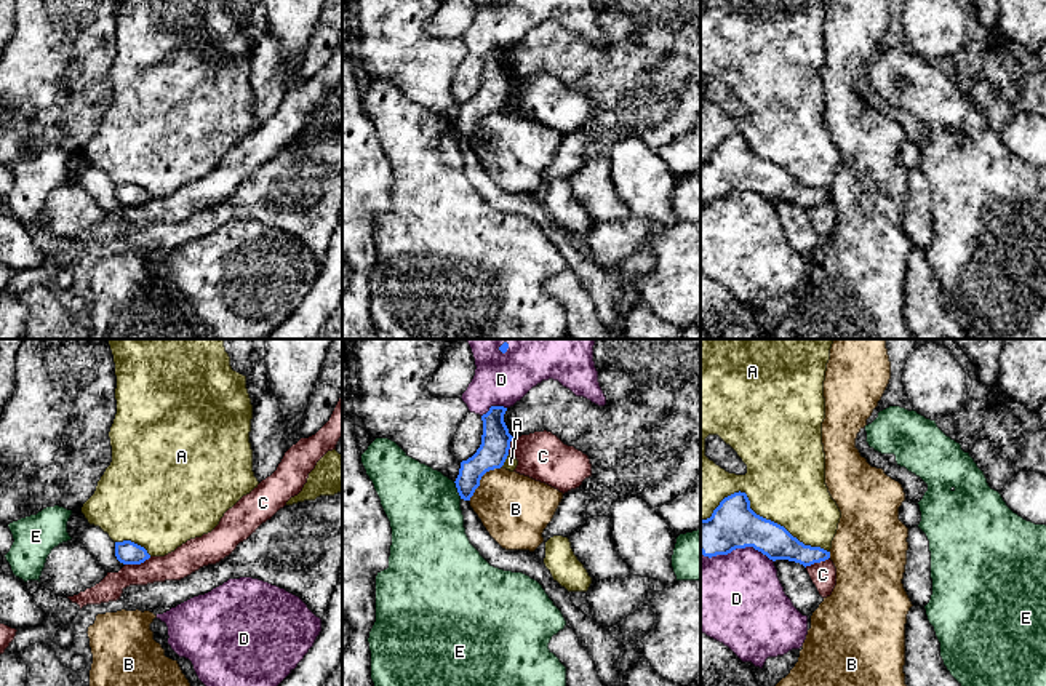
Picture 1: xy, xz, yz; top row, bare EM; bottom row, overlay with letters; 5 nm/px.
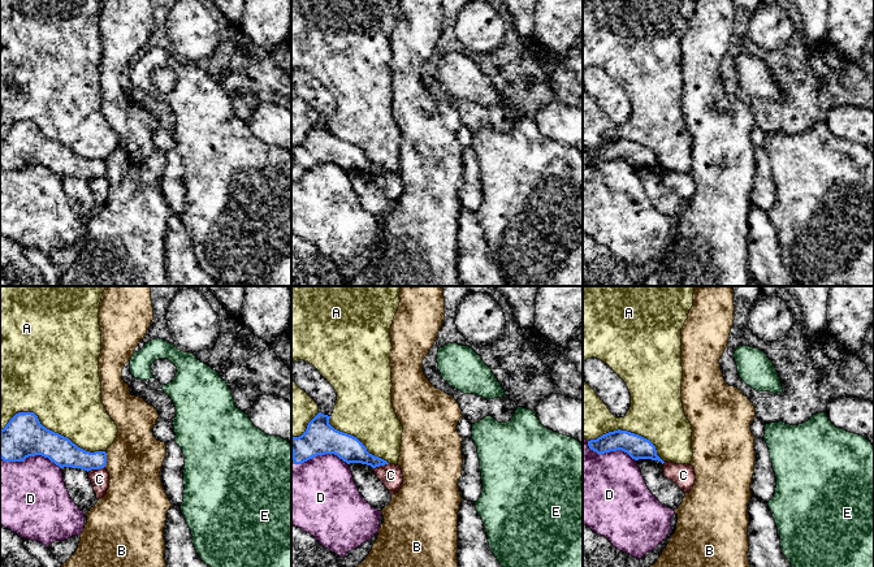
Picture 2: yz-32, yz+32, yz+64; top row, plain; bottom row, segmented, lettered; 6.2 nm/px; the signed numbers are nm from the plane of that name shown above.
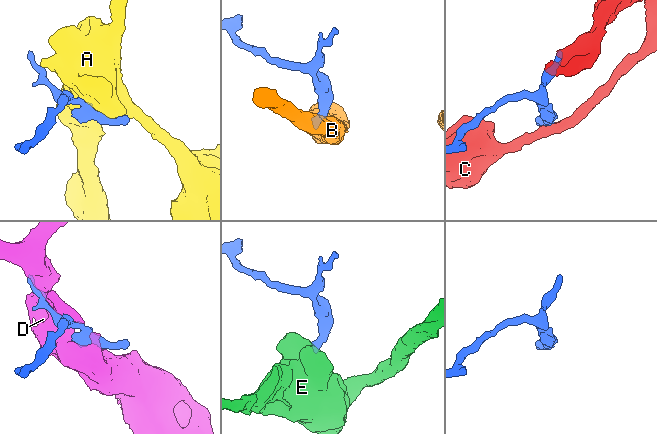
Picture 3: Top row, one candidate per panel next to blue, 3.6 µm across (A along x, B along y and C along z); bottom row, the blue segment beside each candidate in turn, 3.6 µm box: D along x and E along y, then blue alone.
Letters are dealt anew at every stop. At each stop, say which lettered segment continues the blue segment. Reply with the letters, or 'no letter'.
no letter

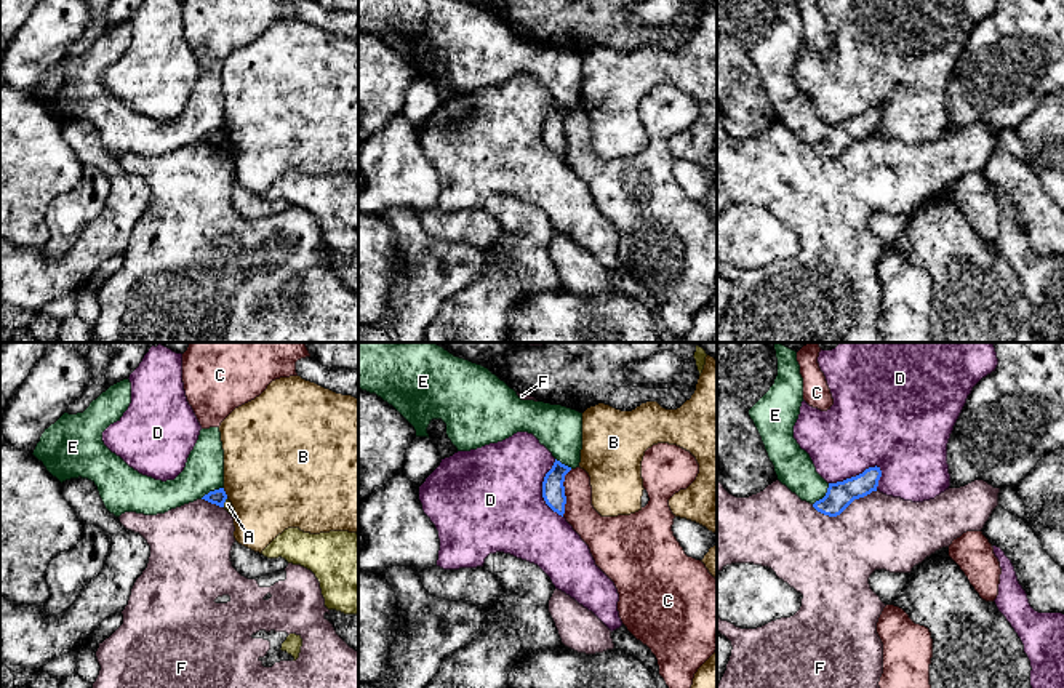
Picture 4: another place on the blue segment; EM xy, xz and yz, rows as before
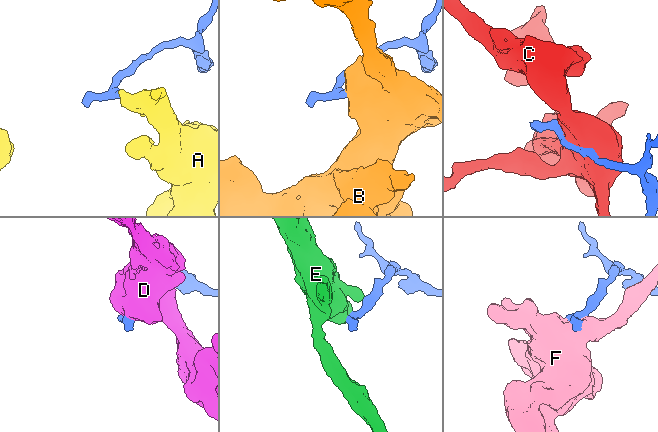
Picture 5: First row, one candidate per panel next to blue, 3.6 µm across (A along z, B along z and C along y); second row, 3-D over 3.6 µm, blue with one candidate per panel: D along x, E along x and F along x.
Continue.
no letter

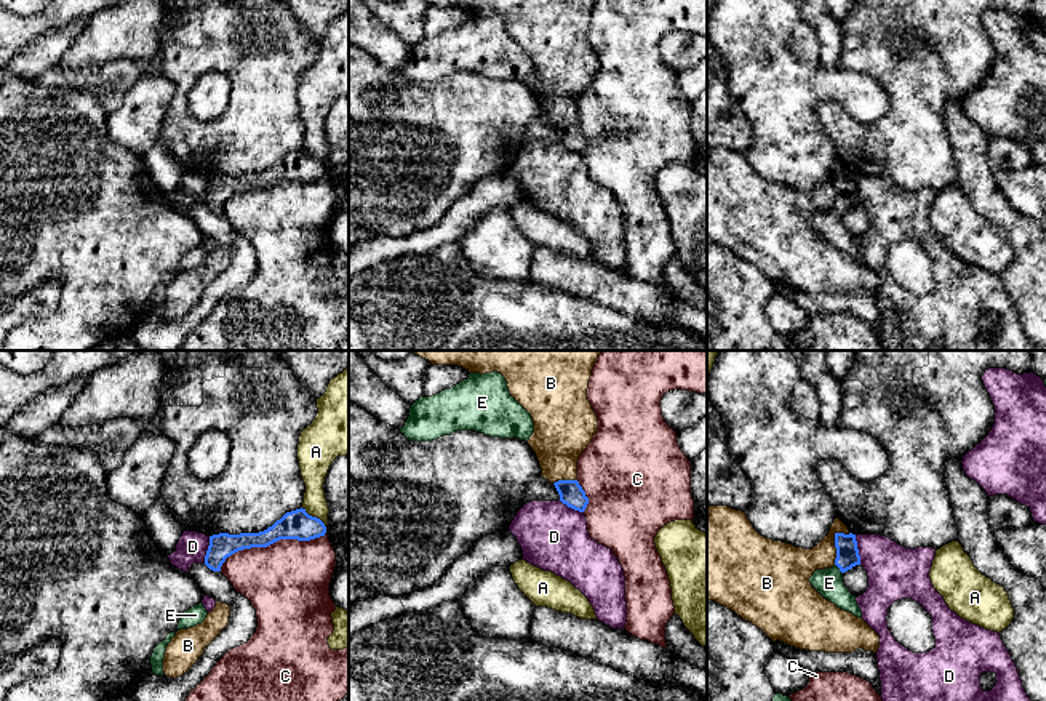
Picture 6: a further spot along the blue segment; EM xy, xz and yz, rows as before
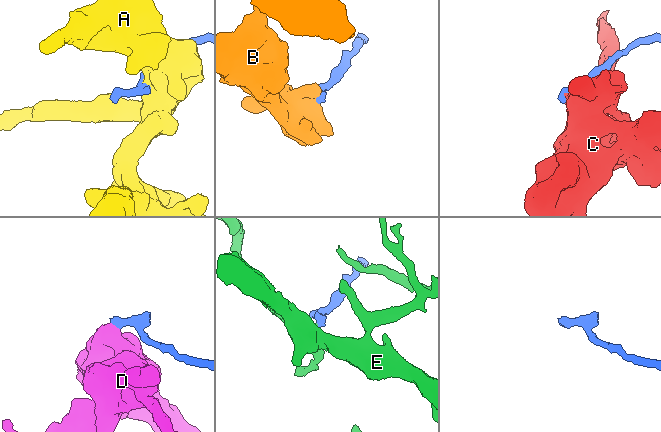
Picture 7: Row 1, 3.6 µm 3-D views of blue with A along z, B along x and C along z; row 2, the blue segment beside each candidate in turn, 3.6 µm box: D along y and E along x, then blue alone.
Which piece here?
E

